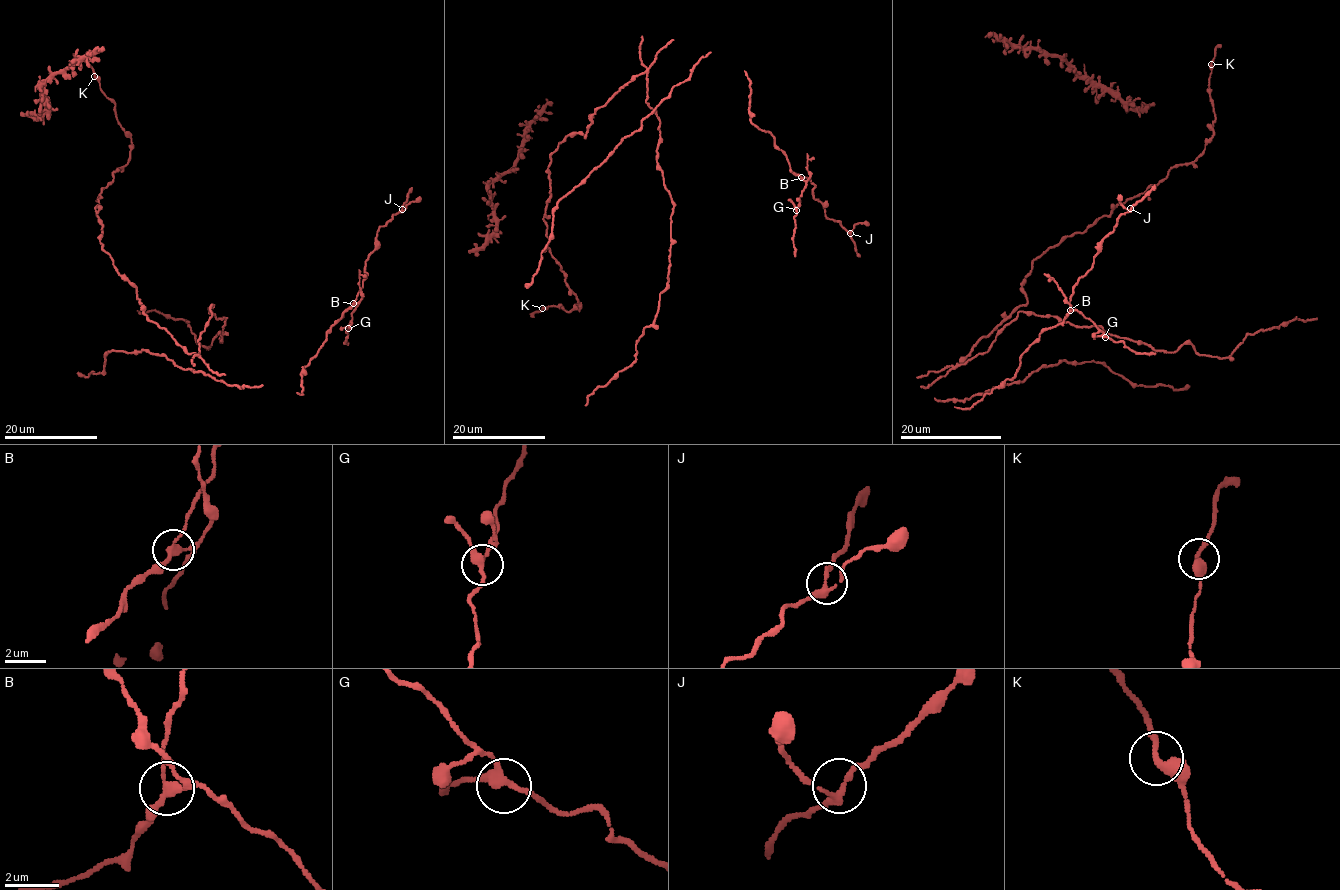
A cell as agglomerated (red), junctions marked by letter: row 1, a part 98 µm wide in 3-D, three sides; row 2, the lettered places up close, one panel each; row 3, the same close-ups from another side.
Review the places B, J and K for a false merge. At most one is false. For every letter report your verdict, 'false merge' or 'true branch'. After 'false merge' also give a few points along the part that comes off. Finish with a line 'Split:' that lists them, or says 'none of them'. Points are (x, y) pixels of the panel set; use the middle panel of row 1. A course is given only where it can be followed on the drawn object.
B: false merge | (801, 177), (806, 188), (801, 192), (794, 218), (795, 256)
J: true branch
K: true branch
Split: B

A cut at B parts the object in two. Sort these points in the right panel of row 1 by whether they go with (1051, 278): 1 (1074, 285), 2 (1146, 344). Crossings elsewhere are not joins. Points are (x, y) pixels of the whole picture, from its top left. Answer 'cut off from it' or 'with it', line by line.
1: cut off from it
2: cut off from it

